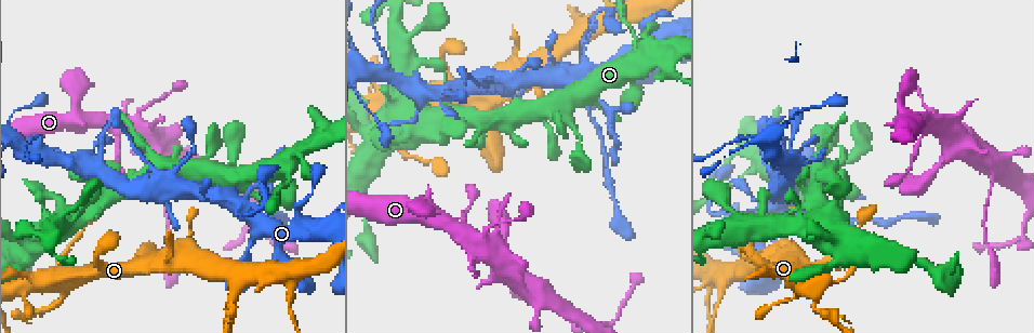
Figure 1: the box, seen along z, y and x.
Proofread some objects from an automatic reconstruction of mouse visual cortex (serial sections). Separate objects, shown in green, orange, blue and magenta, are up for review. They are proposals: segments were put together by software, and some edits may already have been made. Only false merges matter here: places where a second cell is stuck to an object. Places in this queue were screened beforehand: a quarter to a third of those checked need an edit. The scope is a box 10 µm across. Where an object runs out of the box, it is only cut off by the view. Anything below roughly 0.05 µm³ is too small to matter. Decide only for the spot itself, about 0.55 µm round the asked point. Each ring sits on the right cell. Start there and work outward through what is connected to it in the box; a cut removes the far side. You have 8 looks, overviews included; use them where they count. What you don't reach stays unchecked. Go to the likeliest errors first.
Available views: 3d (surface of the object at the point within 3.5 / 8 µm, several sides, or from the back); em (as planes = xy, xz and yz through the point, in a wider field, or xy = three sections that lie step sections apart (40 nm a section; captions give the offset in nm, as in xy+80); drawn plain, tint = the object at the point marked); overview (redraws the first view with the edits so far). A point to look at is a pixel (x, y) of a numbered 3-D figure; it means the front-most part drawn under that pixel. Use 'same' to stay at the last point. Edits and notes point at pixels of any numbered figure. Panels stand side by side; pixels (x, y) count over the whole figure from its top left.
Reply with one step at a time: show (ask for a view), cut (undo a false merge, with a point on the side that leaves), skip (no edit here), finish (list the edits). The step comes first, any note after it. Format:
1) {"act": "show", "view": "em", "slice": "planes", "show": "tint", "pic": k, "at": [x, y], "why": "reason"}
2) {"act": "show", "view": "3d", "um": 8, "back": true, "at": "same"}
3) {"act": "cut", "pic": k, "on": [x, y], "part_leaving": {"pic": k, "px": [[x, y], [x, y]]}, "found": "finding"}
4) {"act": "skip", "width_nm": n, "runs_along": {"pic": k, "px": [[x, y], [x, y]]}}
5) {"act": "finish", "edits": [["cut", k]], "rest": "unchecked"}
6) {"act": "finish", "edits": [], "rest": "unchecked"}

{"act": "show", "view": "3d", "um": 3.5, "pic": 1, "at": [775, 204], "why": "four or more arms meet"}

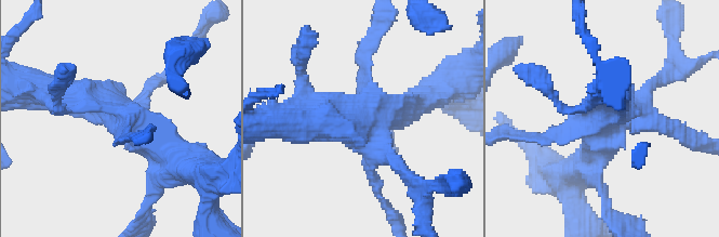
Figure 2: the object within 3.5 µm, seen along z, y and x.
{"act": "show", "view": "em", "slice": "xy", "step": 1, "show": "tint", "pic": 2, "at": [369, 115]}

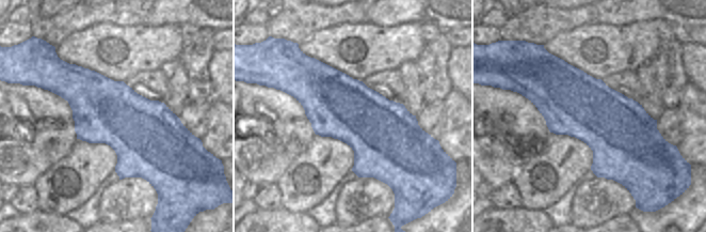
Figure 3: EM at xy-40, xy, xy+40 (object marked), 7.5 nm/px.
{"act": "skip", "found": "one cell here"}

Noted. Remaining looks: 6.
{"act": "show", "view": "3d", "um": 3.5, "pic": 1, "at": [841, 278], "why": "narrows sharply"}

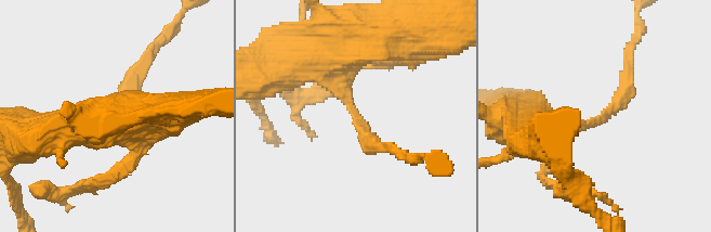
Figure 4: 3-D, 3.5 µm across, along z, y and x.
{"act": "show", "view": "em", "slice": "xy", "step": 5, "show": "plain", "pic": 4, "at": [350, 113], "arm_widths_nm": [250, 500], "why": "shape alone is not enough"}

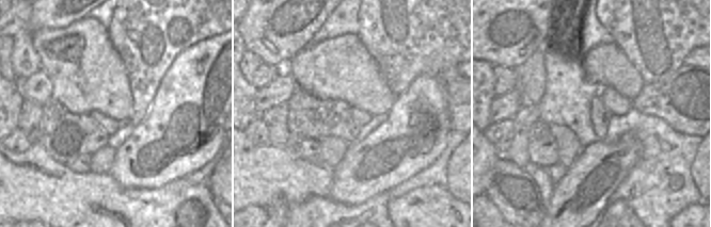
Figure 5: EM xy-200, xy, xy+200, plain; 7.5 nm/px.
{"act": "show", "view": "em", "slice": "xy", "step": 5, "show": "tint", "at": "same"}

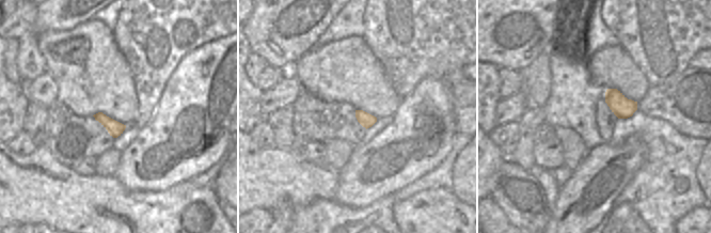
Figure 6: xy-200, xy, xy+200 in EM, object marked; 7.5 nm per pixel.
{"act": "skip", "runs_along": {"pic": 4, "px": [[529, 120], [582, 128], [621, 98], [627, 71]]}, "found": "all the same cell"}

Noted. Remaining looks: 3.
{"act": "show", "view": "3d", "um": 8, "pic": 1, "at": [137, 119]}

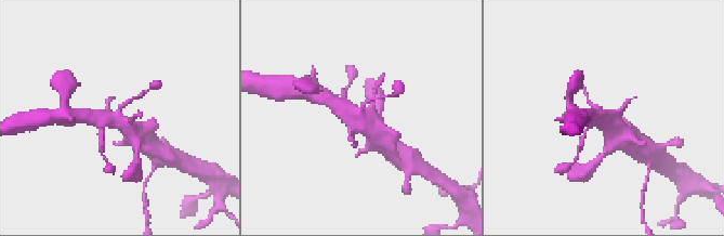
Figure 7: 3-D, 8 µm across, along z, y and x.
{"act": "show", "view": "em", "slice": "xy", "step": 3, "show": "tint", "at": "same", "why": "now the EM"}

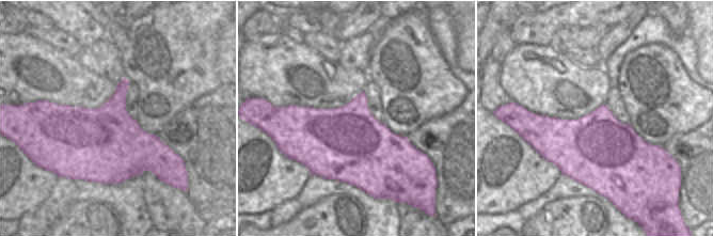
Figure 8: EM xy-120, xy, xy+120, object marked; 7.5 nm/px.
{"act": "skip", "runs_along": {"pic": 7, "px": [[327, 97], [364, 118], [378, 130]]}, "found": "all the same cell"}

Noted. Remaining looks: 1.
{"act": "finish", "edits": [], "rest": "unchecked"}

